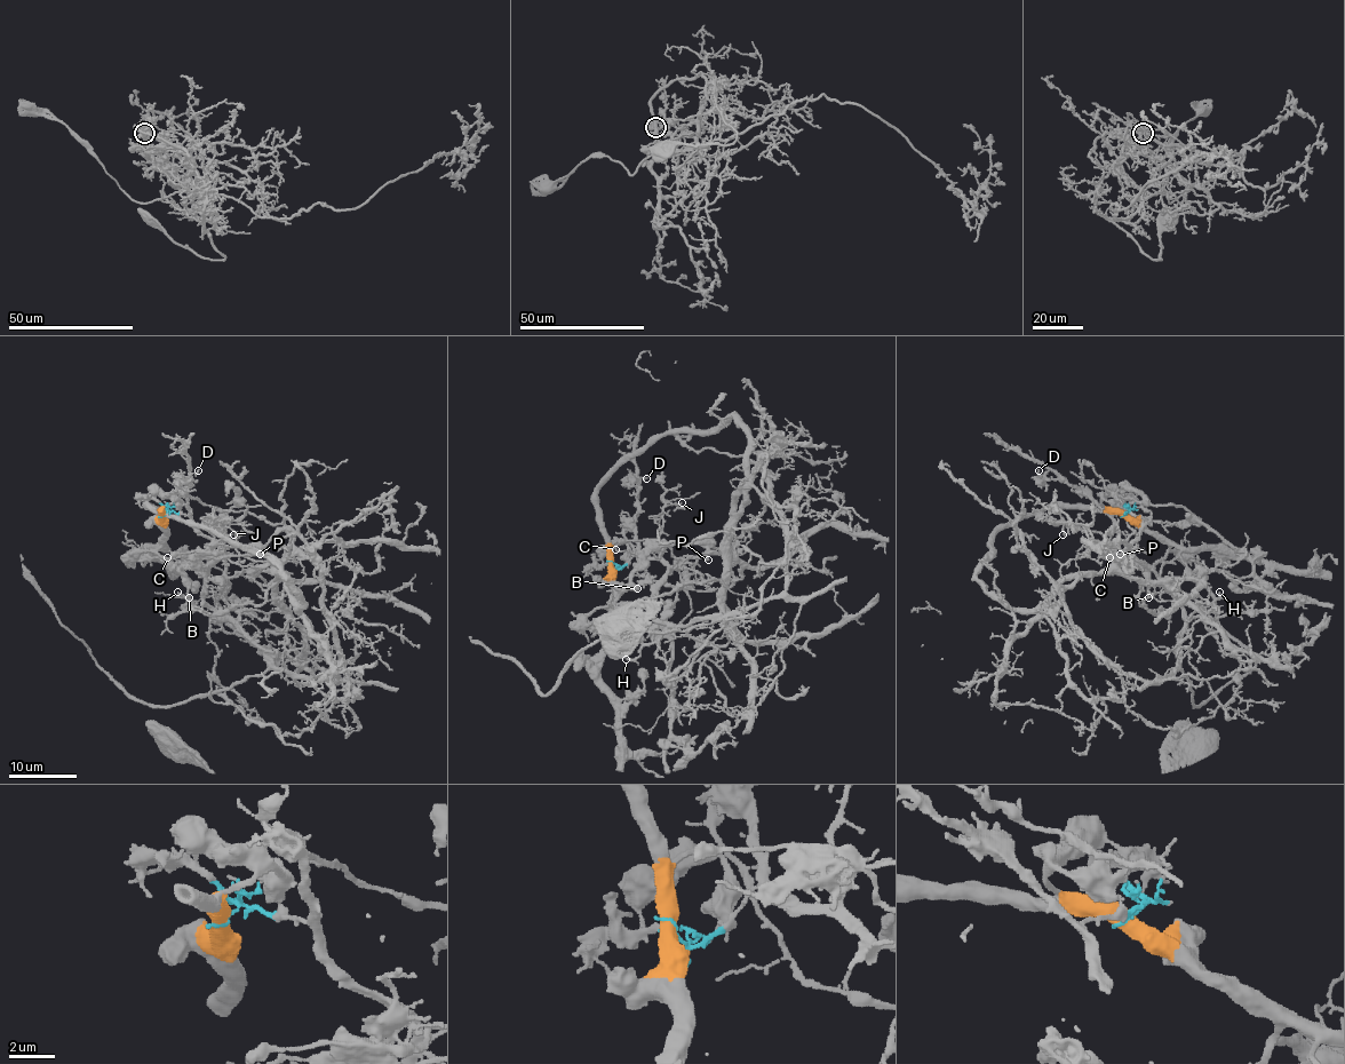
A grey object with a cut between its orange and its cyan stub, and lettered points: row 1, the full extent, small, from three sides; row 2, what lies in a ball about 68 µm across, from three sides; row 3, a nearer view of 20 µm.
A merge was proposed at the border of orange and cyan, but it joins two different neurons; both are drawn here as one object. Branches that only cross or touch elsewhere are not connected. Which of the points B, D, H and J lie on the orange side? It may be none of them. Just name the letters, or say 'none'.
B

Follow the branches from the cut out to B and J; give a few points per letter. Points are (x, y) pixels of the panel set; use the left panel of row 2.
B: (162, 516), (165, 539), (158, 552), (185, 580), (189, 597)
J: (162, 516), (166, 513), (186, 514), (214, 541), (211, 532), (217, 524), (225, 534), (232, 534)

